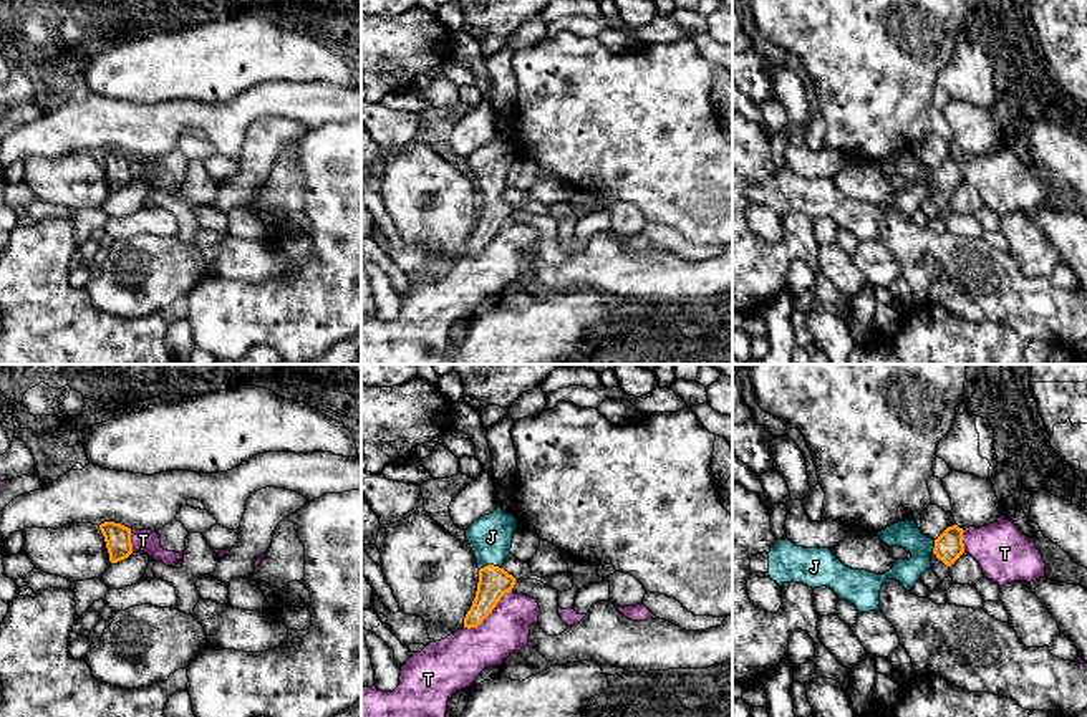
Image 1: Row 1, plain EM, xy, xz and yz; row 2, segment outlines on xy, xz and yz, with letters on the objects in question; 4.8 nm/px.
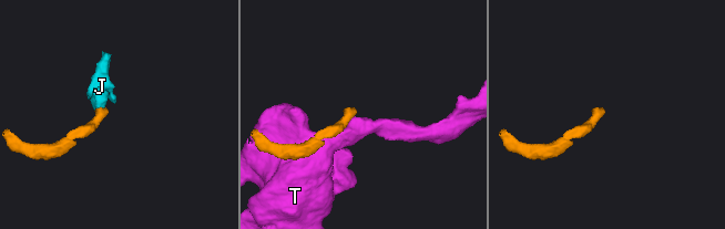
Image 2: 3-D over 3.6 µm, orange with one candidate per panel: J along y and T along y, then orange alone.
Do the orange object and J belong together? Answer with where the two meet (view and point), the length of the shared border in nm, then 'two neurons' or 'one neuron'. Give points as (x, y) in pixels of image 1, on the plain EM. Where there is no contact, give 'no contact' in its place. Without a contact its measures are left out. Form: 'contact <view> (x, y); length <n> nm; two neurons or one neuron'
contact xz (489, 194); length 110 nm; one neuron

